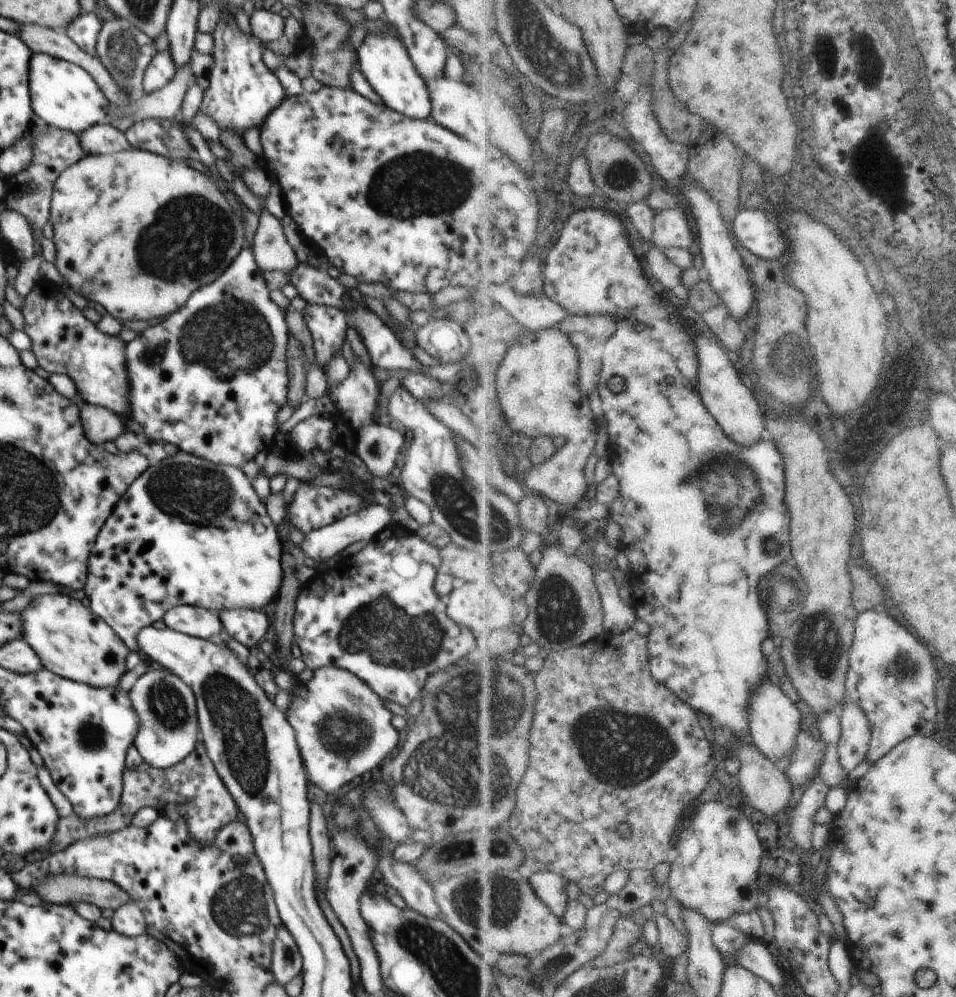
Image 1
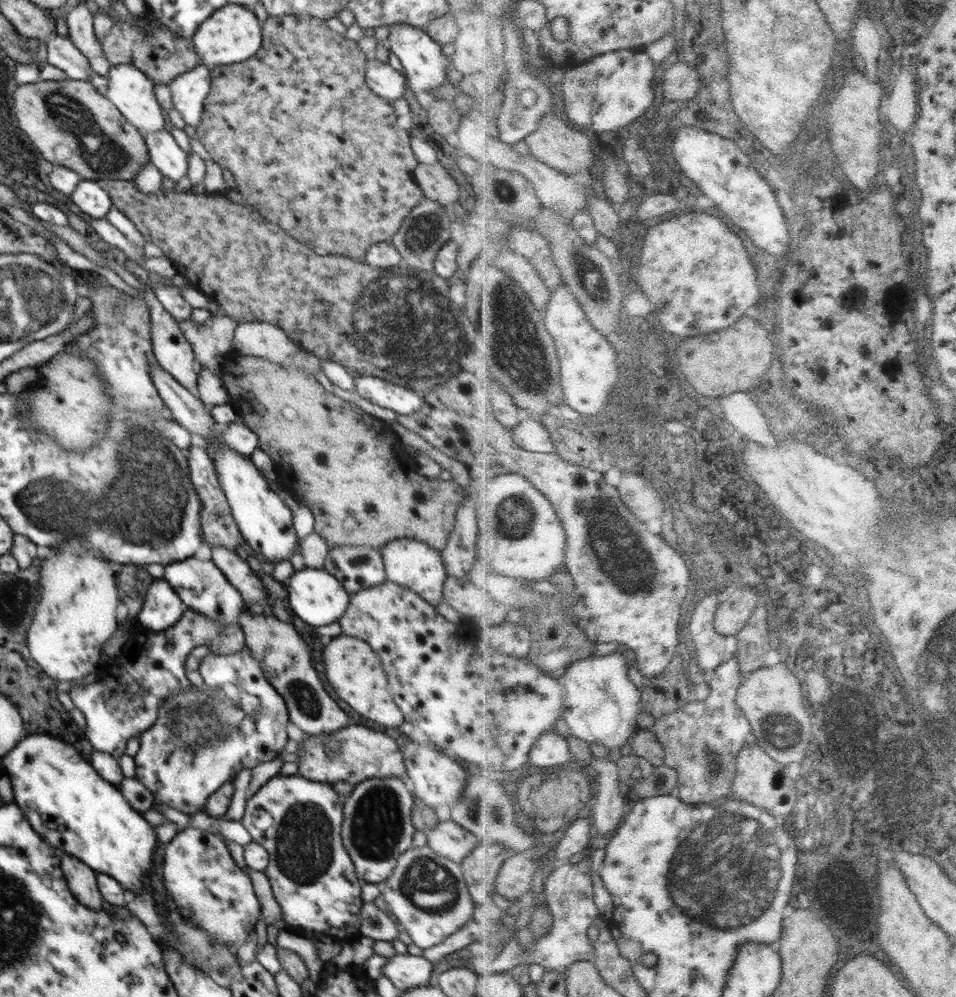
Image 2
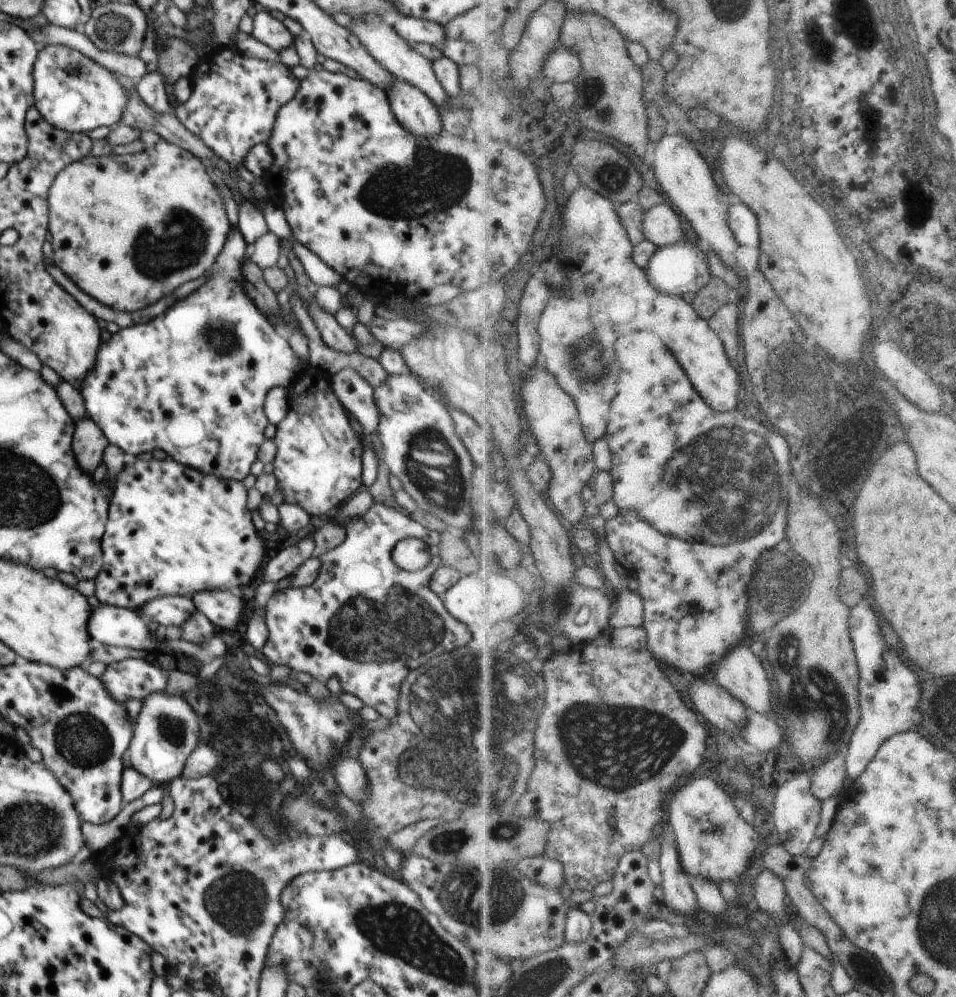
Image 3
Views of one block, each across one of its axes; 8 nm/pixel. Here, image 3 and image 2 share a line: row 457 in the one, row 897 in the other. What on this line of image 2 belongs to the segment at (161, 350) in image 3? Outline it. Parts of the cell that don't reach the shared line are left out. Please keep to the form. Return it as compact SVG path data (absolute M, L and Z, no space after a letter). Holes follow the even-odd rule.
M185 827L166 845L163 866L162 880L169 892L168 898L174 900L176 910L180 910L188 922L205 930L213 946L225 945L232 952L238 951L255 932L256 924L263 915L251 879L236 865L224 841L211 832Z

